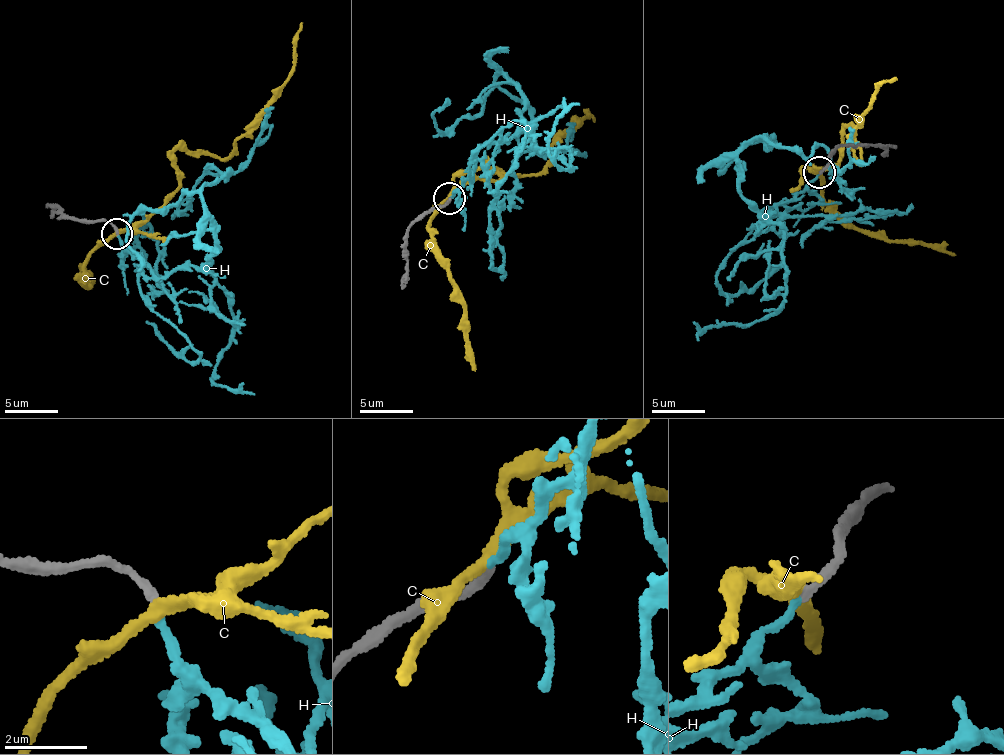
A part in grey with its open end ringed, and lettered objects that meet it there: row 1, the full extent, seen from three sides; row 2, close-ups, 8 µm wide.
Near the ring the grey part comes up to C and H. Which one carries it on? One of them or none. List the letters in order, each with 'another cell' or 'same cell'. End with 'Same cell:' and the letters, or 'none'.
C: another cell
H: same cell
Same cell: H

